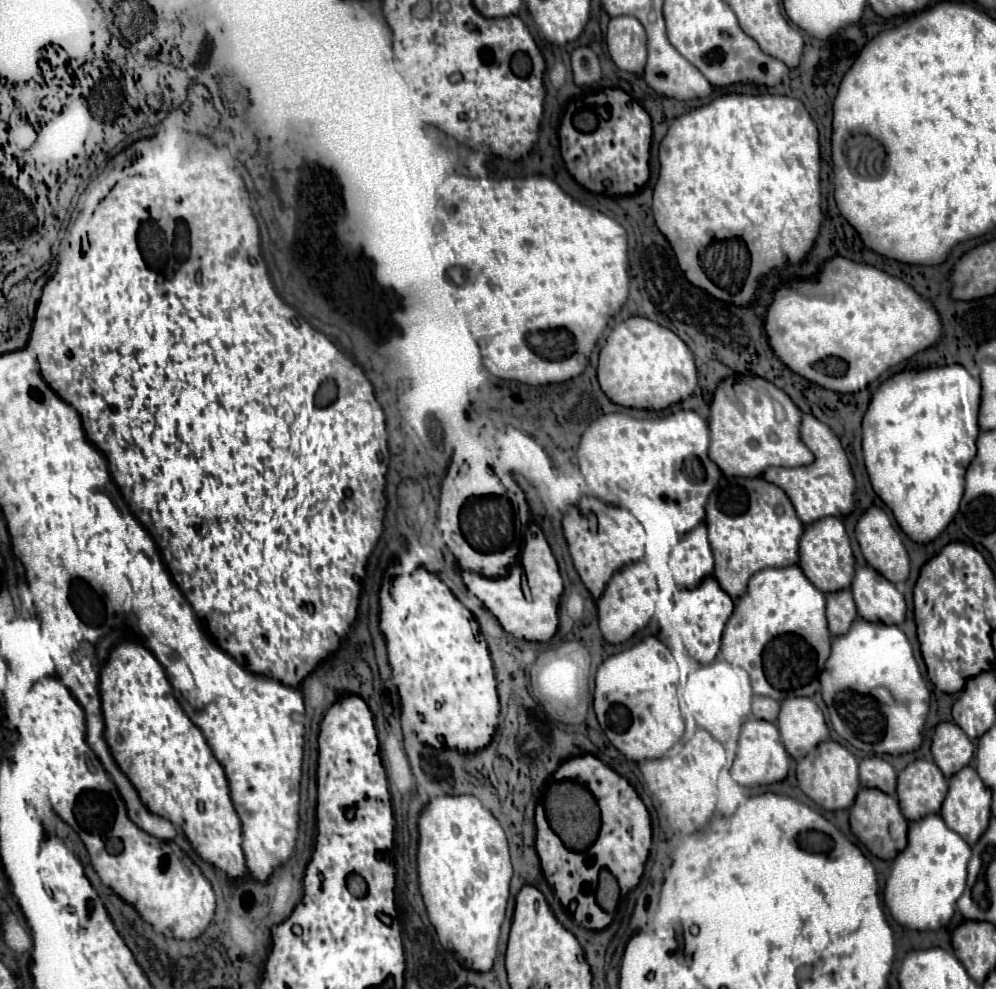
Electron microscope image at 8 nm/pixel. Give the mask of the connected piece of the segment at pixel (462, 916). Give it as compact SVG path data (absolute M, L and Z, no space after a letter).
M473 795L439 797L419 815L419 889L441 945L477 973L493 969L513 867L499 821Z

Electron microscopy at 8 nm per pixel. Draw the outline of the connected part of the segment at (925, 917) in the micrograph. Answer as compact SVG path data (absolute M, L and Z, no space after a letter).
M927 815L919 823L909 823L909 843L895 857L883 893L891 917L915 931L937 931L945 927L955 913L959 895L965 891L969 859L971 847L947 829L941 815Z

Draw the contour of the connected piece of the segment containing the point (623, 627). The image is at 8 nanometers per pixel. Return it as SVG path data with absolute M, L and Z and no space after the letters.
M633 563L617 571L611 577L605 593L597 601L599 629L603 637L613 645L625 643L627 639L631 639L637 631L641 631L651 621L655 599L657 599L657 581L645 563Z

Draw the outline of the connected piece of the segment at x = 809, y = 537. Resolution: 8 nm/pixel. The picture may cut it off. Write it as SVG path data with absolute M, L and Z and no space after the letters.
M823 517L805 527L799 541L799 567L807 575L807 579L823 593L835 593L851 587L851 581L855 577L855 557L841 519Z

